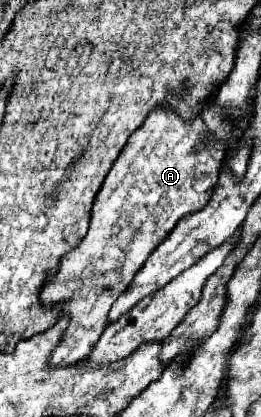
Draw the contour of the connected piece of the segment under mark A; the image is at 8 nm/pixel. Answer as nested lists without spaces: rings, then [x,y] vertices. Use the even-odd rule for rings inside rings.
[[[156,105],[144,125],[130,135],[120,157],[112,165],[102,189],[96,195],[90,211],[90,227],[86,237],[76,245],[76,249],[72,249],[58,261],[56,273],[48,273],[42,283],[40,303],[46,309],[48,305],[58,305],[60,313],[70,319],[70,325],[64,331],[56,351],[52,351],[48,365],[68,367],[84,359],[92,351],[92,345],[96,345],[100,333],[108,325],[108,309],[112,307],[116,297],[124,293],[124,289],[132,283],[132,277],[140,271],[152,249],[156,249],[156,245],[160,245],[160,241],[168,237],[168,233],[184,215],[202,209],[212,197],[212,189],[216,187],[226,149],[222,141],[208,133],[208,127],[200,115],[188,121],[180,117],[180,113],[176,113],[172,107],[164,105]]]

